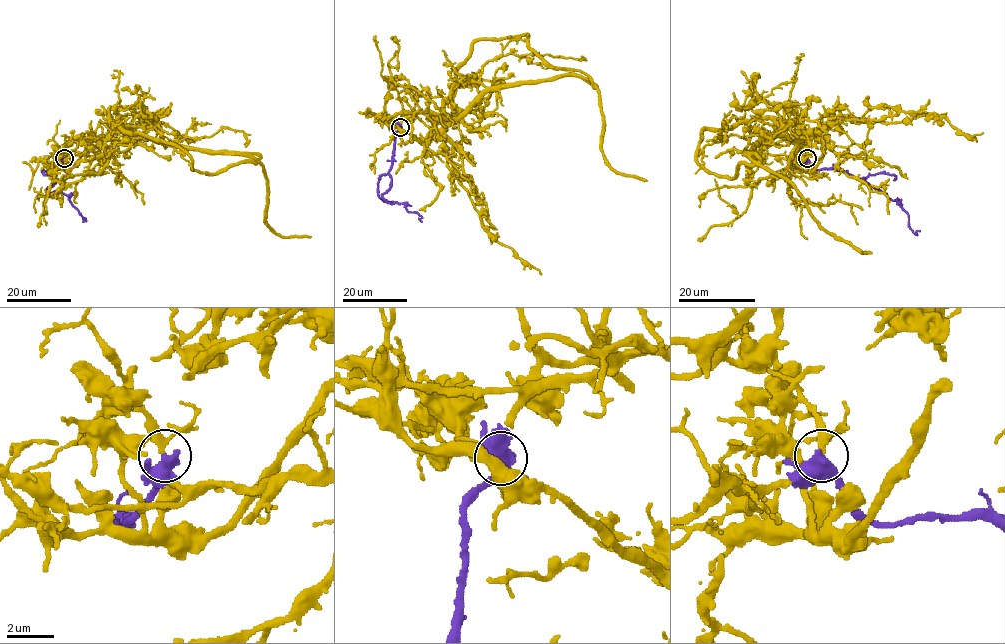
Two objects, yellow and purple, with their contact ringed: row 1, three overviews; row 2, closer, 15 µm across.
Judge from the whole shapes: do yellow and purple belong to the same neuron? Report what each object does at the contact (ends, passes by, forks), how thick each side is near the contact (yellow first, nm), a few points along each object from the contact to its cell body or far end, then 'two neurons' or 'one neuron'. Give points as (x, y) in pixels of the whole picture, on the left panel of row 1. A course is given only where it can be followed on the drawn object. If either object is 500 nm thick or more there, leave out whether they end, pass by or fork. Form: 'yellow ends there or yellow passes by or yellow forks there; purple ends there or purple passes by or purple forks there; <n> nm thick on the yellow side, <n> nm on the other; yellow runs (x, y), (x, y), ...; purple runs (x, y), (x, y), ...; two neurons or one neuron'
yellow passes by; purple passes by; 240 nm thick on the yellow side, 480 nm on the other; yellow runs (63, 157), (56, 152), (71, 168), (103, 137), (252, 156), (267, 180), (265, 222), (282, 236), (310, 237); purple runs (63, 157), (53, 176), (55, 182), (47, 191), (67, 194), (84, 221), (85, 219); one neuron

